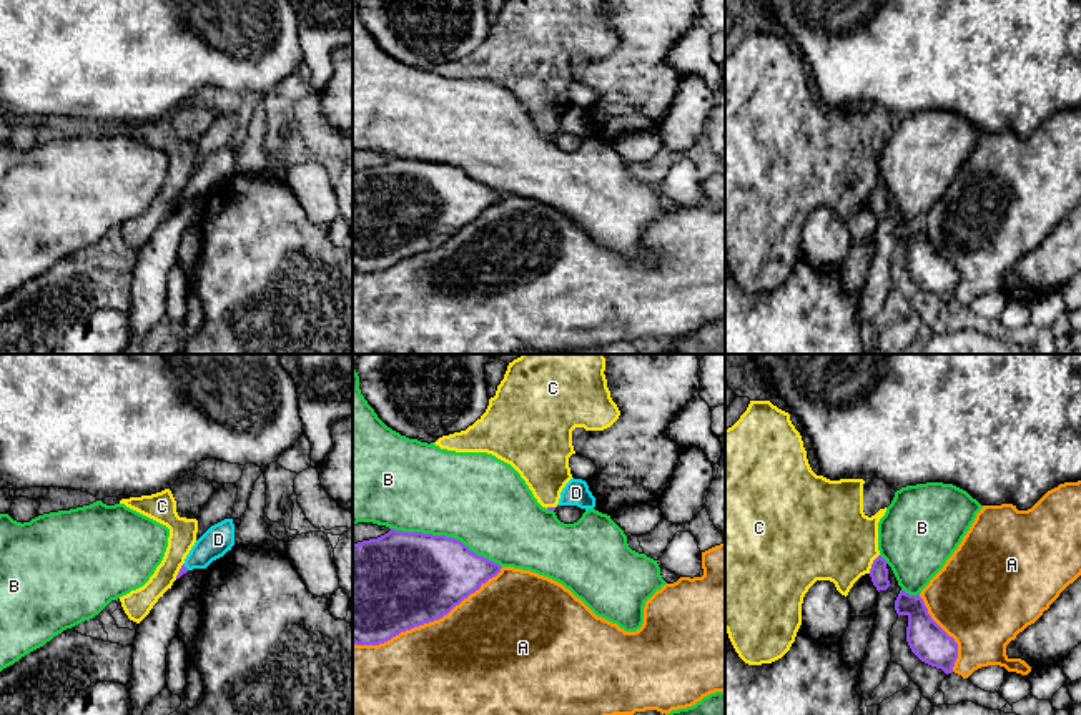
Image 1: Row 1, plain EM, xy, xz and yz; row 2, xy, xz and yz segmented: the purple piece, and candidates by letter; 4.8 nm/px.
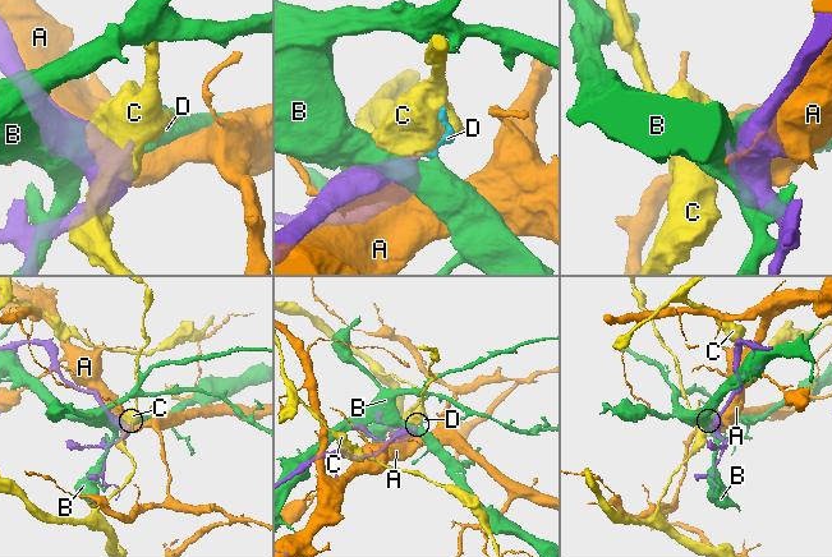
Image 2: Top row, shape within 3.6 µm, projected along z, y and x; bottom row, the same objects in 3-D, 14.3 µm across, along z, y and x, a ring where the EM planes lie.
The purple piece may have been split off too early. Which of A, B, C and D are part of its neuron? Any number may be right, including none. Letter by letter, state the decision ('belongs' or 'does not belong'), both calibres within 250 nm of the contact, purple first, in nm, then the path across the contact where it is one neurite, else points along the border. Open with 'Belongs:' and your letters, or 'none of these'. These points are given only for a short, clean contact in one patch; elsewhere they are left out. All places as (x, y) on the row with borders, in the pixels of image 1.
Belongs: D
A: does not belong | 480/480 nm
B: does not belong | 440/440 nm
C: does not belong | 90/420 nm | along yz (878, 554), (868, 572)
D: belongs | 40/150 nm | across xy (183, 569), (185, 567), (218, 539)

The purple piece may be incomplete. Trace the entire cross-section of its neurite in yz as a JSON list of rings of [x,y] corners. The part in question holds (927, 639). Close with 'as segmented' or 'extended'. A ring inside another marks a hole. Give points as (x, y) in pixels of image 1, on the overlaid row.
[[[900,590],[895,610],[908,617],[906,642],[911,652],[925,663],[953,672],[958,658],[958,644],[928,614],[923,599]]] | as segmented

